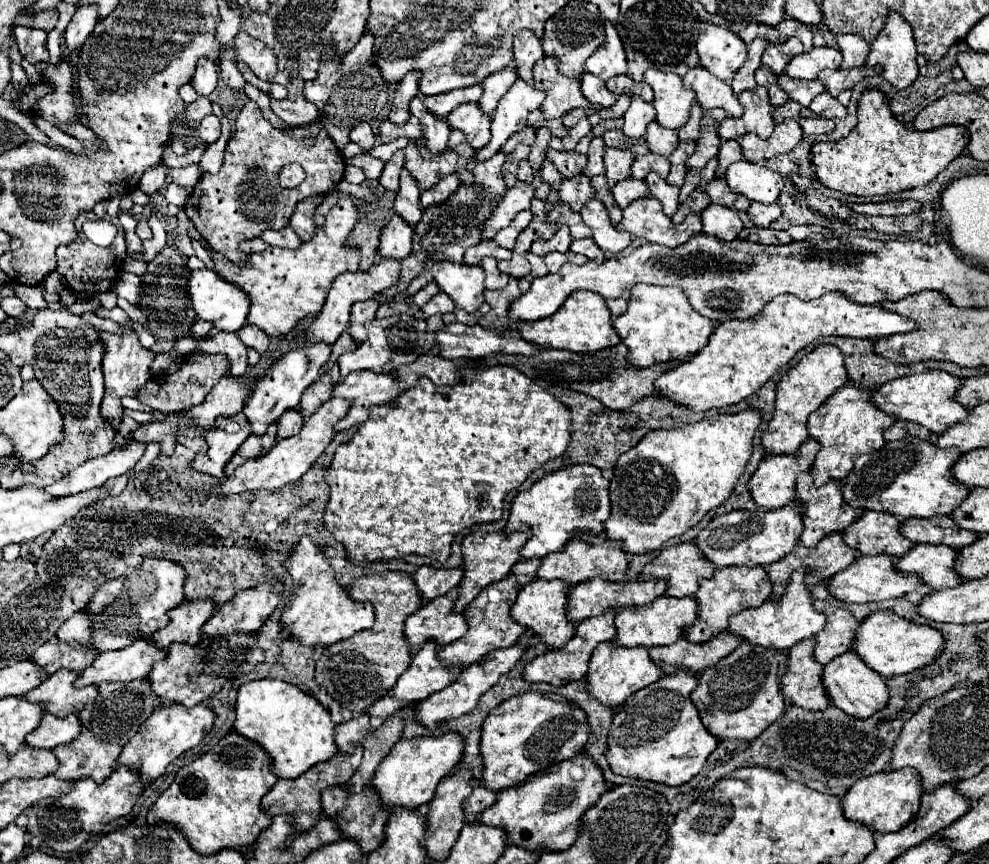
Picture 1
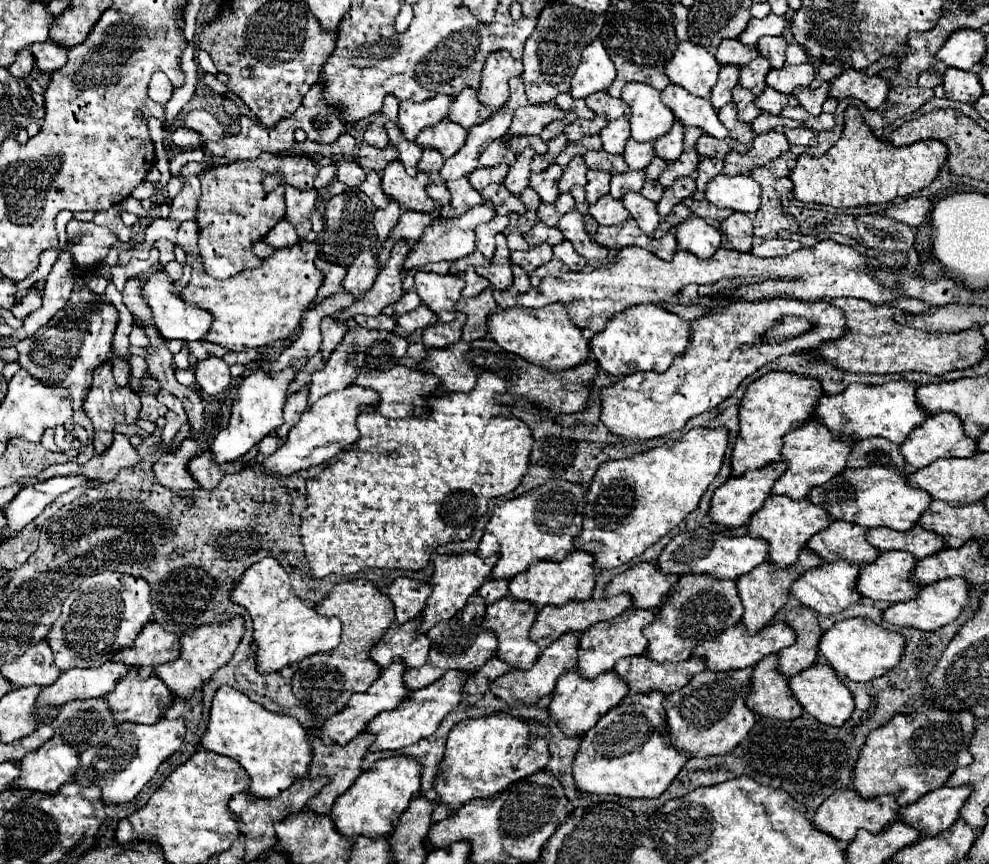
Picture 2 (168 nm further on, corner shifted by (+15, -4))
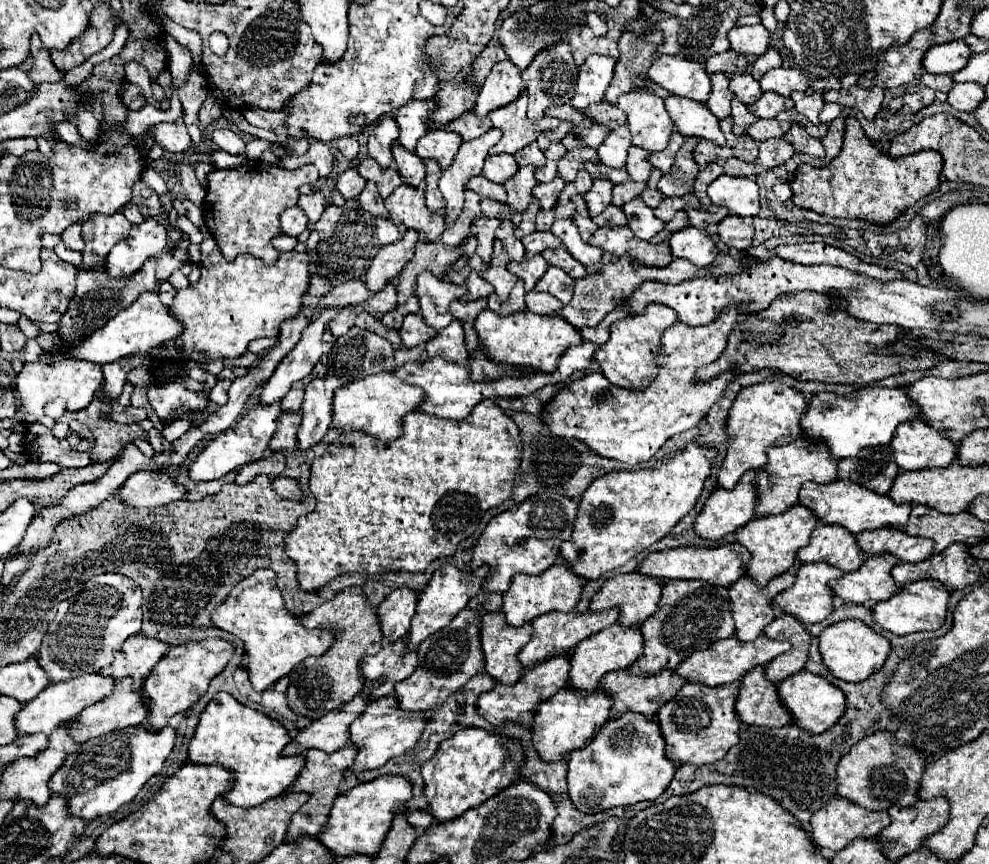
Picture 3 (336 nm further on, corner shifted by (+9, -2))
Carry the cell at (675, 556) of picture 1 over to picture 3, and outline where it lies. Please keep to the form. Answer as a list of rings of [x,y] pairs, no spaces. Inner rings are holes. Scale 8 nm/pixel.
[[[638,571],[626,575],[612,575],[592,597],[590,609],[604,611],[616,605],[620,607],[618,623],[622,627],[632,627],[658,611],[662,585],[664,581],[658,581],[656,577],[646,577]]]

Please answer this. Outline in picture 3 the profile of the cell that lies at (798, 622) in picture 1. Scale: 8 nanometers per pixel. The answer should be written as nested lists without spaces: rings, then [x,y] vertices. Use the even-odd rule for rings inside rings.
[[[760,635],[752,643],[742,643],[738,637],[730,637],[730,639],[716,641],[714,645],[710,645],[704,651],[692,653],[686,661],[682,661],[682,665],[678,665],[676,673],[682,675],[686,681],[692,681],[692,683],[702,683],[702,685],[708,685],[708,687],[718,687],[718,685],[726,685],[726,683],[732,683],[732,681],[740,679],[742,675],[746,675],[756,665],[766,665],[776,655],[786,653],[790,647],[792,645],[788,641],[768,639],[766,635]]]

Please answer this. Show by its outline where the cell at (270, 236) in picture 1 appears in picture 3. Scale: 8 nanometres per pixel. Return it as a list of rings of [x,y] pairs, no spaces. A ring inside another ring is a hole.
[[[290,207],[280,215],[280,223],[282,223],[282,233],[290,235],[290,237],[298,237],[306,225],[308,225],[308,217],[304,215],[304,211],[300,207]]]

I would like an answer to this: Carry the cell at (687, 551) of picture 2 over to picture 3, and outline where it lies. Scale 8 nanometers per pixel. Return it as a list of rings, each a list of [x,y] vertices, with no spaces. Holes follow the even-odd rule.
[[[726,543],[720,547],[696,547],[696,545],[684,545],[676,549],[664,549],[650,553],[644,563],[638,567],[640,573],[660,579],[704,579],[712,585],[730,587],[742,577],[744,567],[750,563],[750,553],[744,549],[744,545],[738,543]]]

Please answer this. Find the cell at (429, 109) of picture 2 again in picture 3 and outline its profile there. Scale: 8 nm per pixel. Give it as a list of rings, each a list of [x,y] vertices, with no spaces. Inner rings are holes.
[[[410,101],[402,109],[396,111],[396,121],[400,127],[398,143],[404,145],[408,151],[416,149],[416,141],[430,131],[430,125],[426,125],[426,117],[434,113],[434,101]]]

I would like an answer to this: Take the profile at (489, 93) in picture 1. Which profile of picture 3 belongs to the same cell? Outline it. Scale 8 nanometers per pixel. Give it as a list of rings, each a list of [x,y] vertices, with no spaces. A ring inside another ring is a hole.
[[[470,111],[470,113],[462,115],[462,117],[456,117],[454,121],[450,121],[450,123],[444,125],[444,129],[460,133],[460,135],[464,137],[464,141],[466,141],[466,139],[480,137],[480,135],[486,133],[490,127],[492,127],[492,125],[490,125],[490,123],[482,123],[482,119],[480,119],[474,111]]]

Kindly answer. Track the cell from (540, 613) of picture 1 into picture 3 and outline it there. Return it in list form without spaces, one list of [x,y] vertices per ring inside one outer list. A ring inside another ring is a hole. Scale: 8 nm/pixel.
[[[502,611],[486,613],[482,617],[482,651],[486,659],[486,673],[500,683],[514,683],[522,677],[524,667],[518,661],[518,653],[530,639],[532,625],[512,627],[506,623]]]

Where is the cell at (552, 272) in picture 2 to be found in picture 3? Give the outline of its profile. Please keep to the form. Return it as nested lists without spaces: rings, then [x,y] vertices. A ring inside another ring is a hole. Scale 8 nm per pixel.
[[[548,267],[548,271],[544,273],[544,277],[536,283],[534,289],[538,291],[546,291],[554,297],[558,297],[562,303],[568,303],[572,299],[572,287],[574,287],[574,279],[558,267]]]

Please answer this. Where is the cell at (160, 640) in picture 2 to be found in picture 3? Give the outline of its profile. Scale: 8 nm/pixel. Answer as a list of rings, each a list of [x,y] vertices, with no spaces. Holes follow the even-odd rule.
[[[136,633],[128,637],[128,641],[122,645],[122,653],[116,653],[114,663],[104,667],[100,673],[112,675],[114,679],[122,679],[130,675],[134,679],[134,689],[142,689],[144,679],[168,649],[170,645],[166,645],[164,641]]]

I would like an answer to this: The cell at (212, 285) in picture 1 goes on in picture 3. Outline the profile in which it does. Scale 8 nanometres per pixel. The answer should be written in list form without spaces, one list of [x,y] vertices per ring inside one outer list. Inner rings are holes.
[[[142,293],[142,297],[138,297],[134,301],[134,305],[130,305],[128,309],[120,311],[114,319],[110,319],[102,329],[94,331],[86,341],[82,341],[76,347],[66,349],[66,345],[60,341],[60,337],[56,333],[46,333],[46,335],[38,335],[38,343],[44,351],[50,353],[64,353],[70,357],[80,357],[86,361],[92,361],[96,365],[104,365],[110,361],[118,361],[126,355],[134,355],[134,353],[152,353],[154,349],[162,347],[166,341],[172,341],[174,337],[182,335],[182,321],[178,321],[168,307],[162,305],[160,295],[158,293]]]

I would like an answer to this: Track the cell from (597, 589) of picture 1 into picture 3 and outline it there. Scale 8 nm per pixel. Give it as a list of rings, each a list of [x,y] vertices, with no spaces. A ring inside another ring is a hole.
[[[610,607],[610,609],[606,609],[606,611],[586,611],[586,613],[570,611],[570,613],[548,613],[546,617],[536,617],[536,619],[532,621],[534,633],[532,633],[530,641],[524,645],[524,649],[520,651],[518,659],[520,659],[520,663],[528,669],[528,667],[532,667],[534,663],[540,663],[540,661],[544,661],[544,659],[550,659],[552,655],[572,653],[574,647],[576,647],[582,639],[586,639],[586,637],[590,637],[590,635],[594,635],[594,633],[598,633],[598,631],[610,627],[614,621],[618,621],[618,615],[620,615],[620,609],[618,609],[618,607]]]

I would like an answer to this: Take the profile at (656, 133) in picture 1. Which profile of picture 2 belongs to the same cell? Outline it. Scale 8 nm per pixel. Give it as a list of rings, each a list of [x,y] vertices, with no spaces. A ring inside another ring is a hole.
[[[628,139],[626,151],[624,151],[624,161],[630,171],[640,171],[650,165],[654,157],[652,143],[636,143],[634,139]]]

